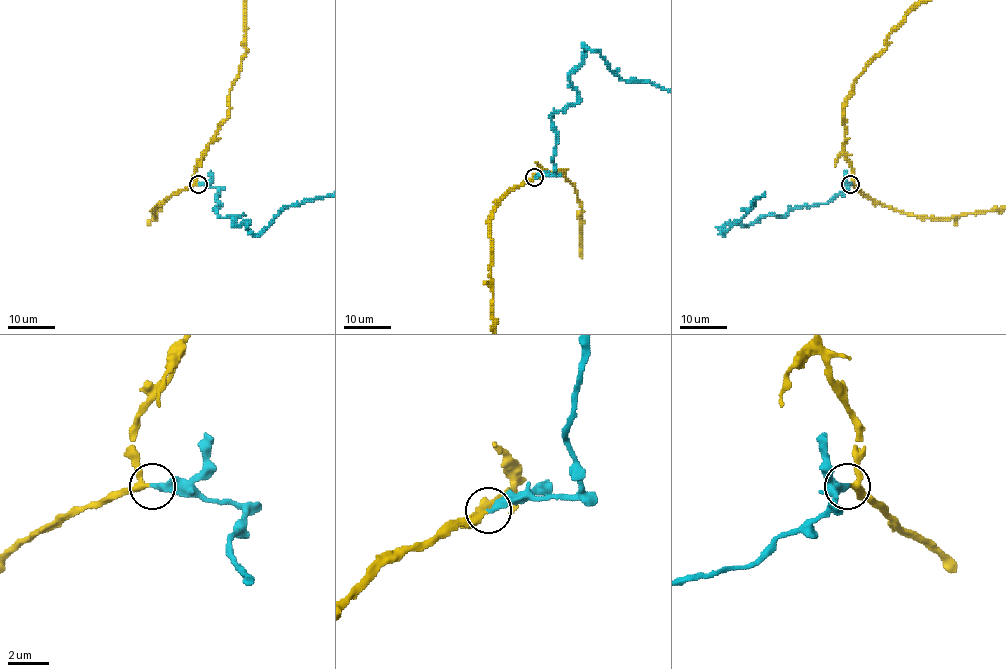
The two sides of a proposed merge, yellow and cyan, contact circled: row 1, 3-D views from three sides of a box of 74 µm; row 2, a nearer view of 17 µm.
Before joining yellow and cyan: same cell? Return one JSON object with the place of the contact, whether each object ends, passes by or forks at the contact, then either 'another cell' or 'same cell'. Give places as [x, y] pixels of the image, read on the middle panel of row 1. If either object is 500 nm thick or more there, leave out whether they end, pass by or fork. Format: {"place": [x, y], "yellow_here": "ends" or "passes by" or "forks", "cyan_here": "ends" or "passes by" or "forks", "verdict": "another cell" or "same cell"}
{"place": [534, 177], "yellow_here": "passes by", "cyan_here": "ends", "verdict": "same cell"}

